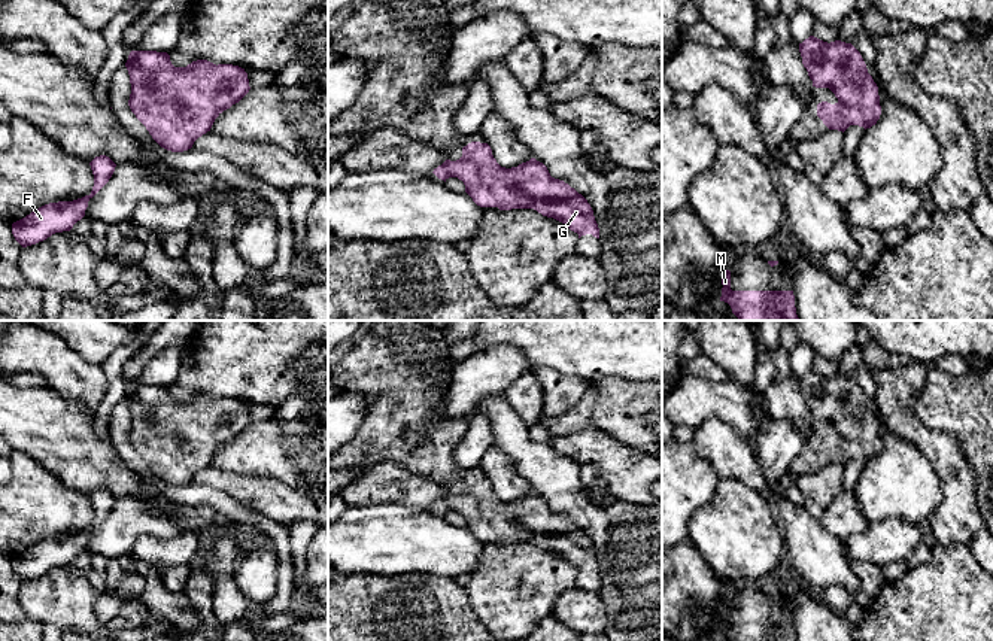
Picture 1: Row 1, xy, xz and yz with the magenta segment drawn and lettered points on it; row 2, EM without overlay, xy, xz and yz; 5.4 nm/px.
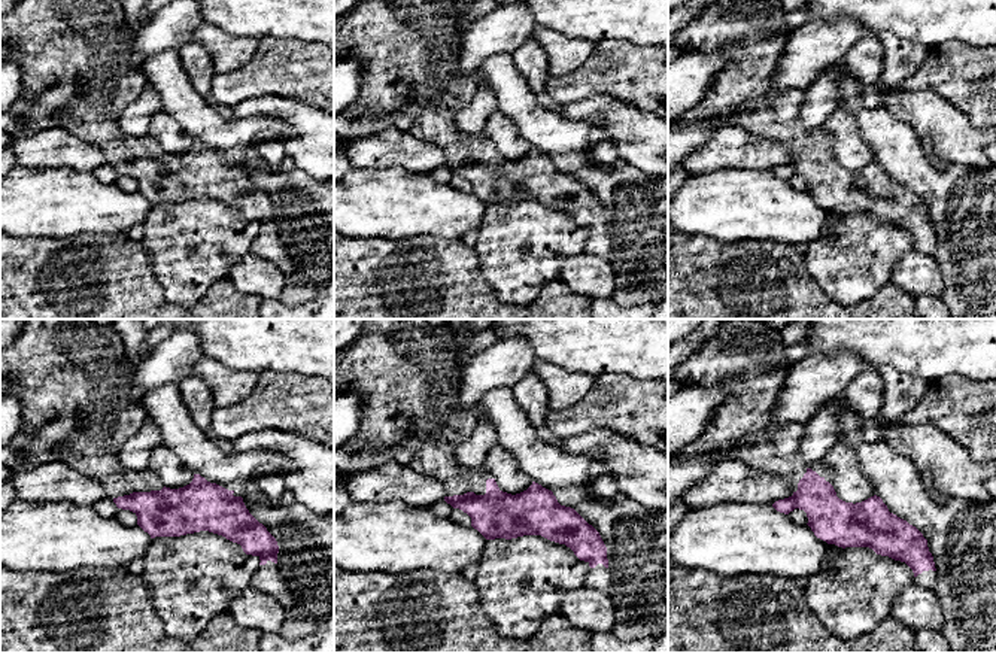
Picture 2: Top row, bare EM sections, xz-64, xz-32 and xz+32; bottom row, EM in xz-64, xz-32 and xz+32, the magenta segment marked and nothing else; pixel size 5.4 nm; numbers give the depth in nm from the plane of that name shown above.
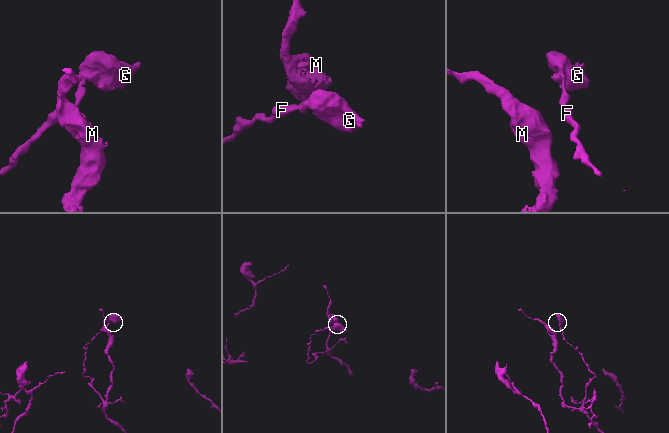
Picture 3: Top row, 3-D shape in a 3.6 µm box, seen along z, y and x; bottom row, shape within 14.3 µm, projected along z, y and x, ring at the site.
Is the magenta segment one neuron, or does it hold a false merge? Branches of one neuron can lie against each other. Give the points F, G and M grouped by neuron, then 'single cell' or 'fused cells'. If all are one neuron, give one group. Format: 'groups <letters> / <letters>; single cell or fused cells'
groups F M / G; fused cells

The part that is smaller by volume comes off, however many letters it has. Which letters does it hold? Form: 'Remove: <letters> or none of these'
Remove: G

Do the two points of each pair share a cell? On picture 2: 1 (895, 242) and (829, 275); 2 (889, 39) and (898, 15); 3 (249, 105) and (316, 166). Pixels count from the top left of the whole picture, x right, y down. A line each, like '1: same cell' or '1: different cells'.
1: same cell
2: different cells
3: same cell

